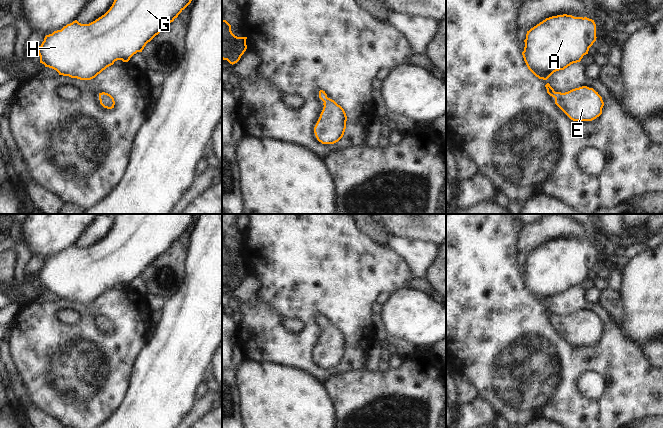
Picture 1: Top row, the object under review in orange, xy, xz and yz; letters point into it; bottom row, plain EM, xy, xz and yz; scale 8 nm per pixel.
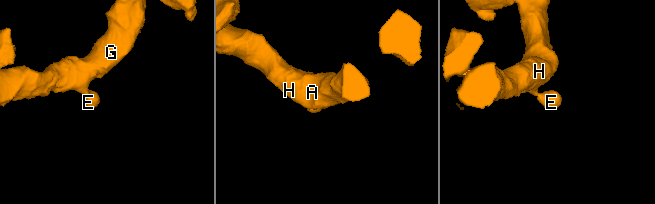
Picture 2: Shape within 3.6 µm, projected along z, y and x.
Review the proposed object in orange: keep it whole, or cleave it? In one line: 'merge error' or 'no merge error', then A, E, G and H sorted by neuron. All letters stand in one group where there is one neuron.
no merge error; A E G H

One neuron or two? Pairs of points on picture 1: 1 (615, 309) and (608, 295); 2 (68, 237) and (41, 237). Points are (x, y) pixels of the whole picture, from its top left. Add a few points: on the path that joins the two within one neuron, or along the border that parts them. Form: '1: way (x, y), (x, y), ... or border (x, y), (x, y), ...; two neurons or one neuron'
1: way (613, 306), (608, 298); one neuron
2: way (61, 237), (48, 237); one neuron

